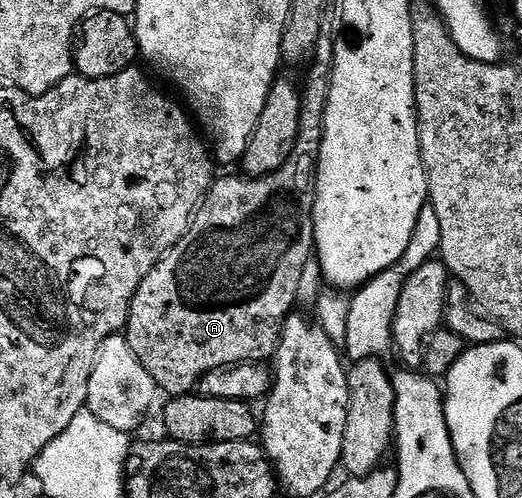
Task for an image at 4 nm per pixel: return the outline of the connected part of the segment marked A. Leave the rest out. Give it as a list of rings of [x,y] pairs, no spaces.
[[[328,83],[303,84],[300,92],[300,120],[298,121],[298,141],[294,145],[294,153],[274,173],[263,177],[241,177],[239,174],[228,175],[225,179],[217,178],[205,195],[204,200],[196,209],[192,217],[192,224],[188,226],[187,233],[164,254],[158,265],[138,285],[132,303],[128,306],[128,326],[126,338],[130,349],[142,361],[142,365],[155,379],[157,388],[170,397],[186,395],[193,392],[206,373],[216,371],[218,368],[233,367],[236,363],[260,363],[268,361],[276,354],[276,347],[280,343],[280,331],[289,315],[293,314],[296,298],[300,295],[300,282],[304,279],[304,270],[308,267],[308,258],[314,255],[314,240],[312,238],[312,210],[316,204],[316,166],[320,164],[320,146],[324,136],[324,118],[328,104]]]

